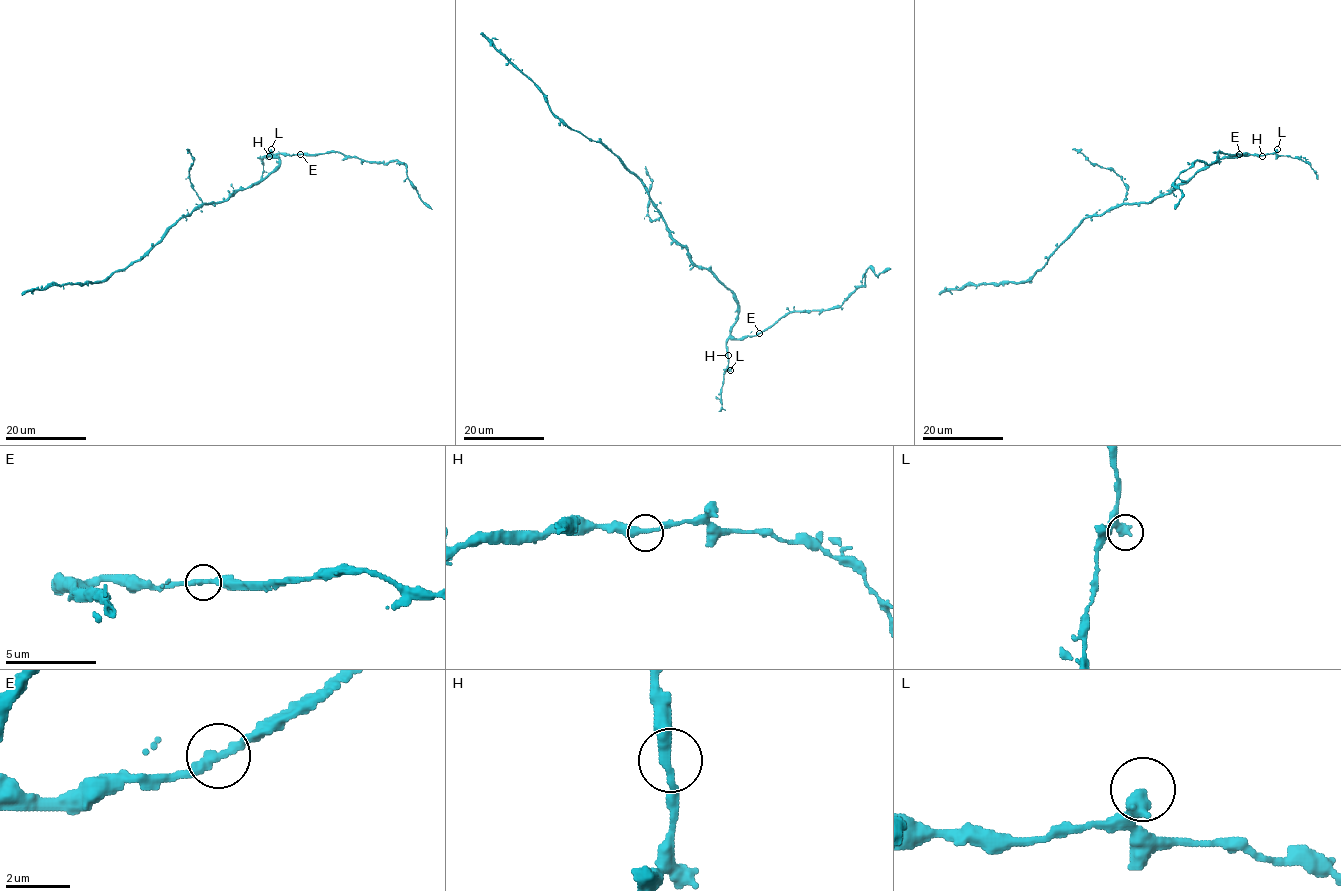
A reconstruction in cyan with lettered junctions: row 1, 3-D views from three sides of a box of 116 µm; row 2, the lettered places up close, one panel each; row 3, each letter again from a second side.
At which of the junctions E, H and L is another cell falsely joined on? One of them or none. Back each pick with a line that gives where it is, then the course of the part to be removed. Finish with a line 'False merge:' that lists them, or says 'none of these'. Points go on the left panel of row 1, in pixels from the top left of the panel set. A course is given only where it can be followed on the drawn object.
False merge: none of these

